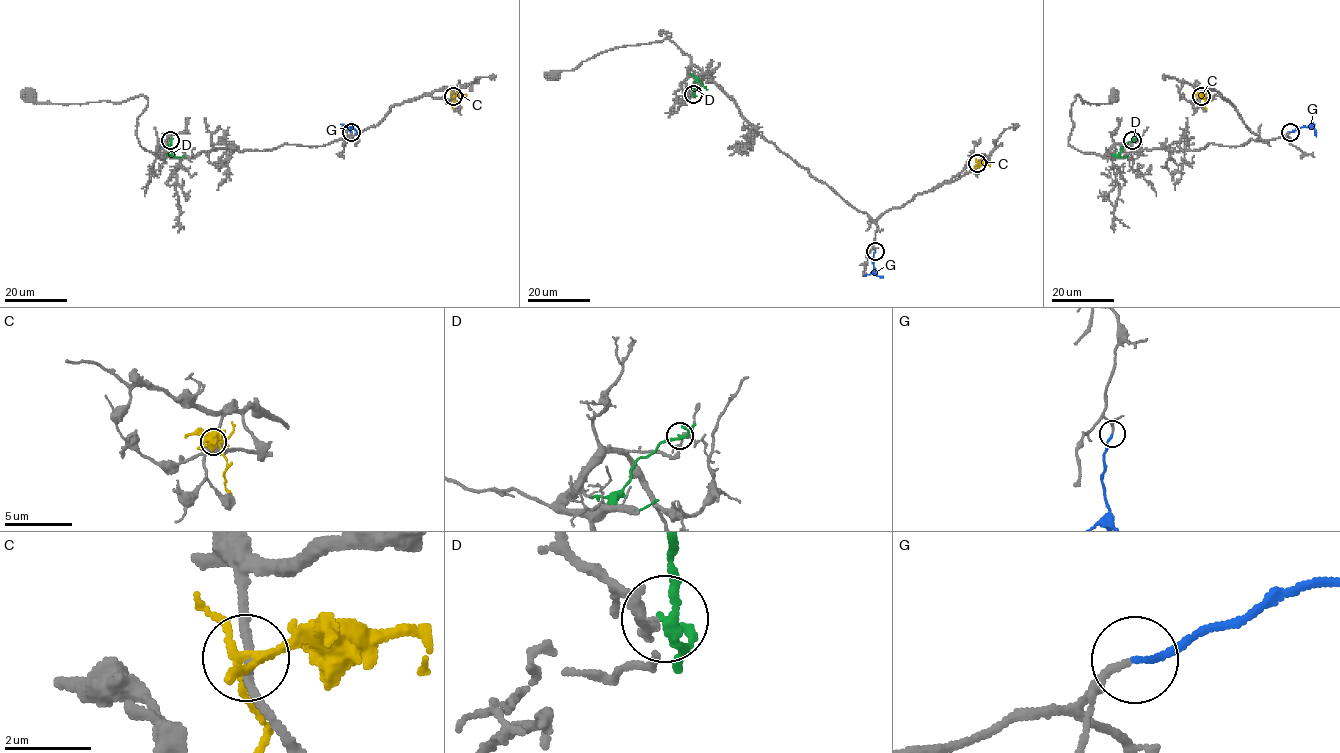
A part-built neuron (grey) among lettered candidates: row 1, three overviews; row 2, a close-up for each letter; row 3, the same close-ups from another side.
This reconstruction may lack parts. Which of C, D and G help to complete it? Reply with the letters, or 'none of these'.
G

